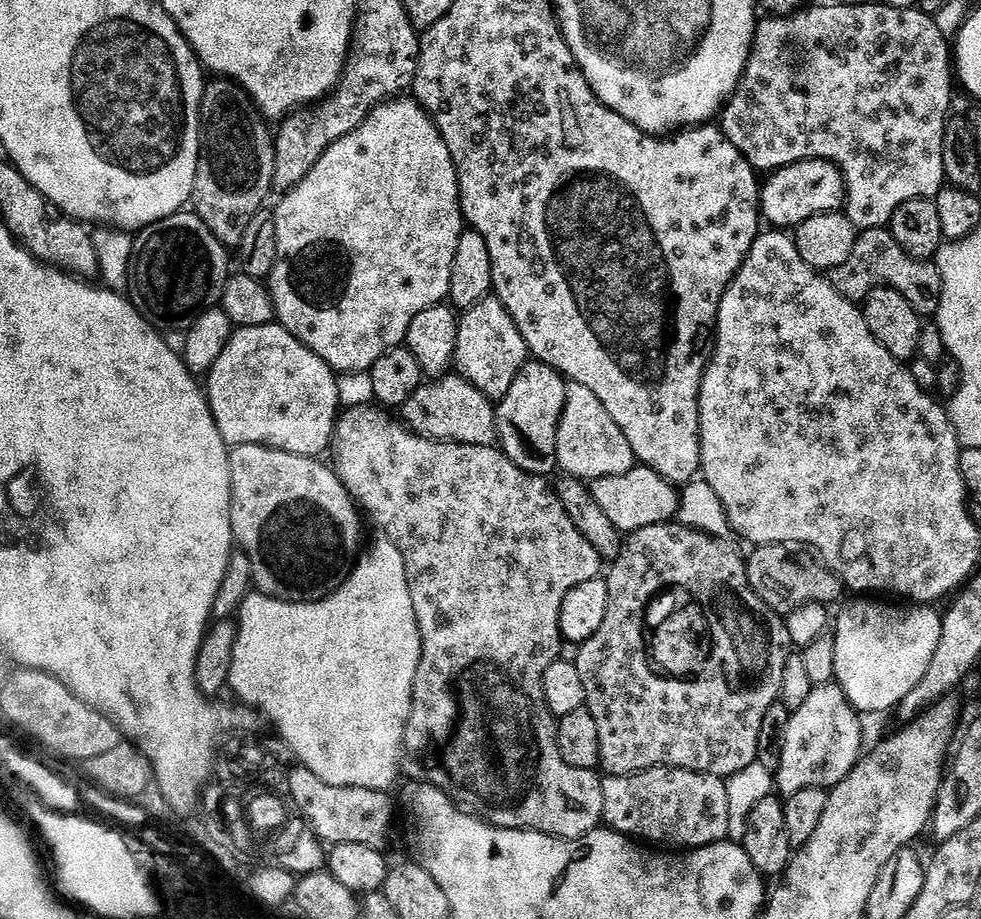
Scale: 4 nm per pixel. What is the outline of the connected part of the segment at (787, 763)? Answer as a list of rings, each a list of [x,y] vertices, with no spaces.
[[[820,682],[813,687],[810,698],[802,702],[788,717],[782,758],[774,770],[775,791],[787,798],[798,790],[823,788],[831,790],[843,782],[862,759],[860,743],[864,732],[860,729],[861,713],[852,707],[846,694],[835,682]]]

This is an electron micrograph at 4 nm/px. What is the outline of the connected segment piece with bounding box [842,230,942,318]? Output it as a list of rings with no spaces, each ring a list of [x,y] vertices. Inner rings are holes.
[[[872,230],[867,233],[867,236],[869,242],[872,243],[872,248],[868,244],[861,243],[852,259],[844,263],[842,269],[844,295],[853,302],[863,302],[874,290],[896,288],[915,306],[917,312],[928,318],[935,317],[942,298],[942,278],[940,275],[924,276],[923,270],[920,269],[923,267],[911,256],[905,254],[902,246],[898,246],[898,242],[893,238],[891,231]]]

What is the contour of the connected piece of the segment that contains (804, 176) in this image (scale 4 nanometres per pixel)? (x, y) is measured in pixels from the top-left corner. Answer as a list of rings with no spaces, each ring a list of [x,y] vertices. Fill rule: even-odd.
[[[799,160],[788,164],[785,168],[778,168],[763,181],[762,184],[762,216],[768,220],[773,229],[794,230],[806,218],[814,218],[818,214],[830,214],[841,211],[845,207],[848,198],[848,187],[844,185],[844,175],[840,167],[831,164],[828,160]]]

